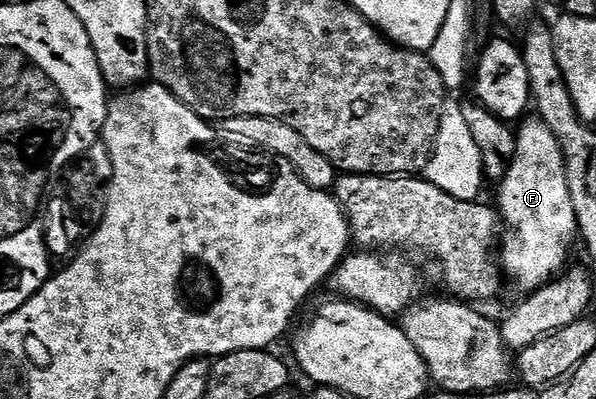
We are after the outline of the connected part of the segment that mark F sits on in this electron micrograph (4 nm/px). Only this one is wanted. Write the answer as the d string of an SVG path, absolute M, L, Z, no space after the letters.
M523 119L522 129L517 129L516 150L506 177L497 185L496 203L501 223L510 227L506 245L500 248L500 268L509 279L510 276L514 279L522 294L535 292L559 275L570 252L569 244L576 240L578 232L572 194L568 194L566 157L562 155L560 142L541 119L530 119Z

